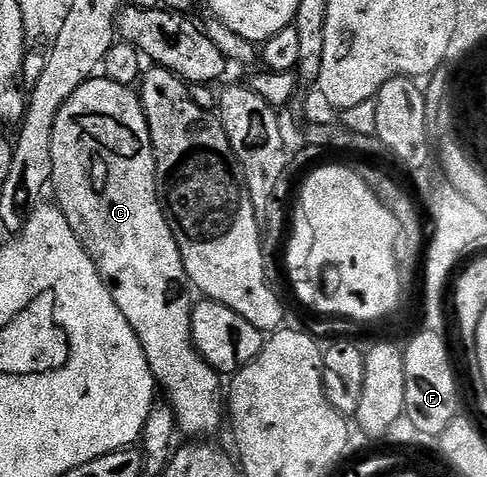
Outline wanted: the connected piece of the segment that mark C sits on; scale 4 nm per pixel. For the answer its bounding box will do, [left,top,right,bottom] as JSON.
[49,77,225,437]

